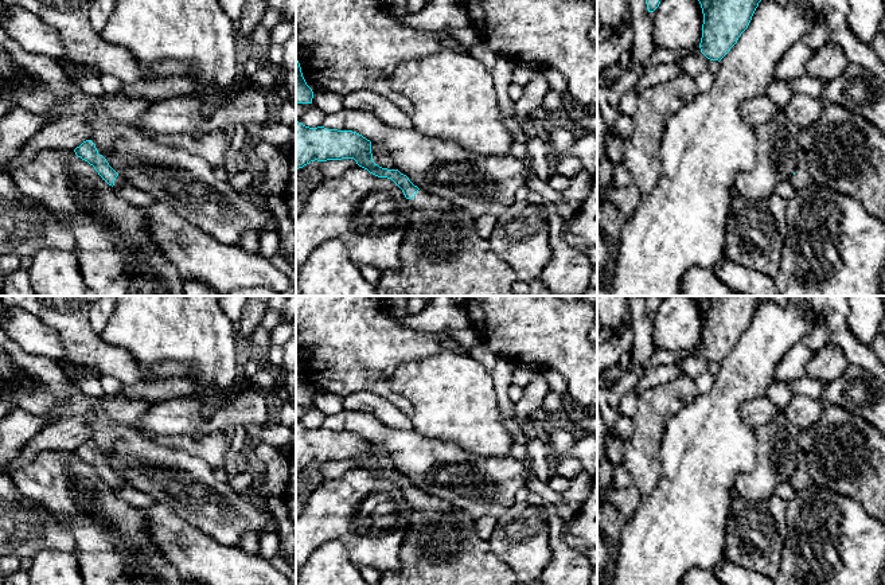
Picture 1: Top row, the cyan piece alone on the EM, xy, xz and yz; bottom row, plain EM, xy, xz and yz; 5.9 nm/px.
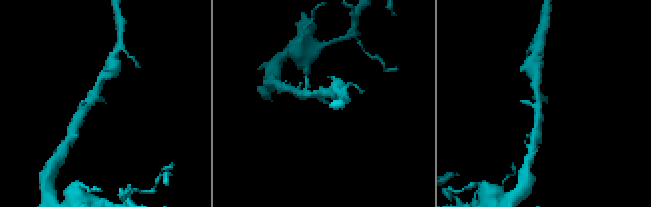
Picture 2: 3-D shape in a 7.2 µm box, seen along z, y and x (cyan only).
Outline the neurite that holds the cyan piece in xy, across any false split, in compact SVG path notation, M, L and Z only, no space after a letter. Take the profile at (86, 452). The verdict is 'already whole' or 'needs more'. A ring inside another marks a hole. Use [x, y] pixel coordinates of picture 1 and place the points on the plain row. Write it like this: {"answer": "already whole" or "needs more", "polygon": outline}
{"answer": "needs more", "polygon": "M86 441L74 451L75 456L87 463L109 487L121 487L126 483L109 467L105 455L91 442Z"}

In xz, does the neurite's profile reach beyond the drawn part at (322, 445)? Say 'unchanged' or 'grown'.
grown

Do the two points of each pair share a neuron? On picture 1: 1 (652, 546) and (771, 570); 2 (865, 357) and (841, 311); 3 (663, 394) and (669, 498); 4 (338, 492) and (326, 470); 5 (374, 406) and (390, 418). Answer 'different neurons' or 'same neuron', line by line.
1: different neurons
2: same neuron
3: different neurons
4: different neurons
5: same neuron

